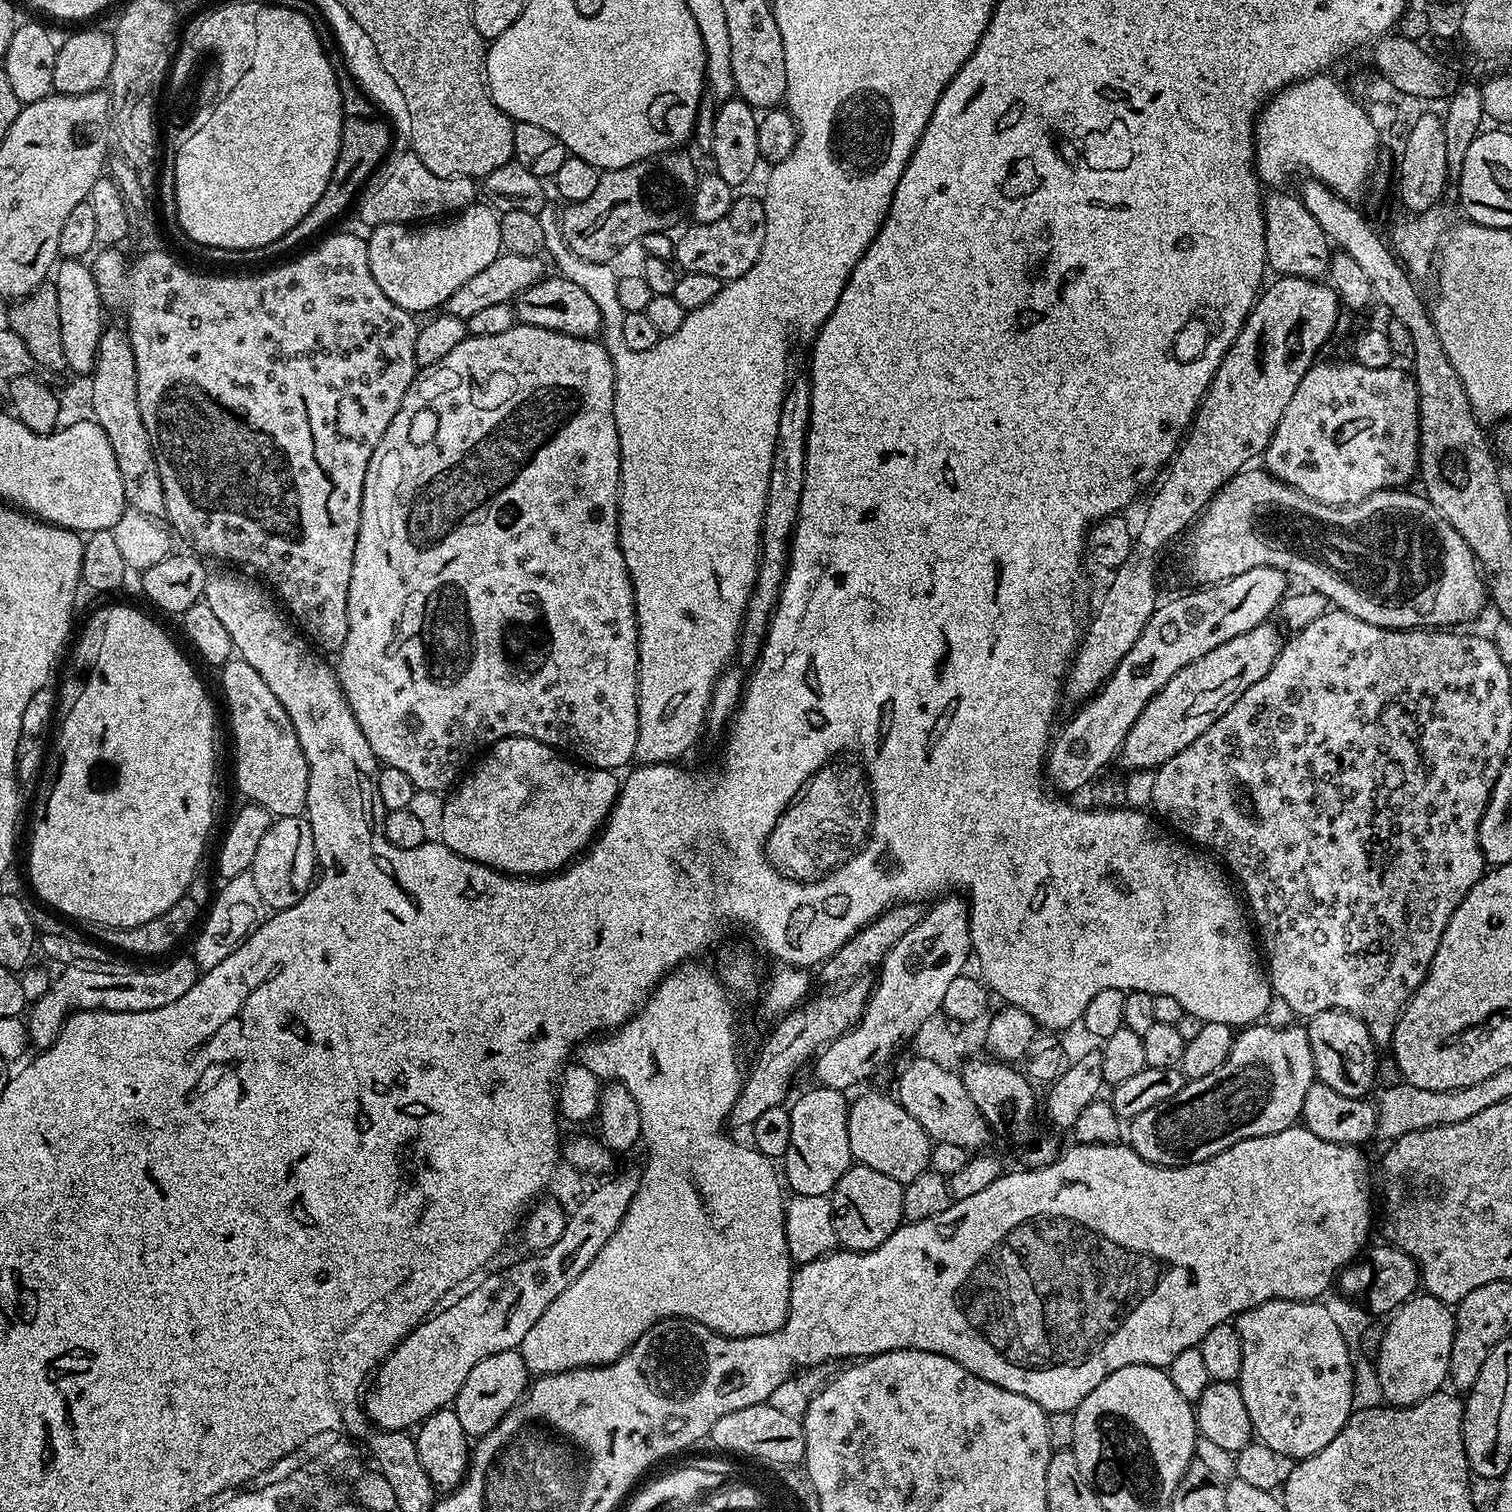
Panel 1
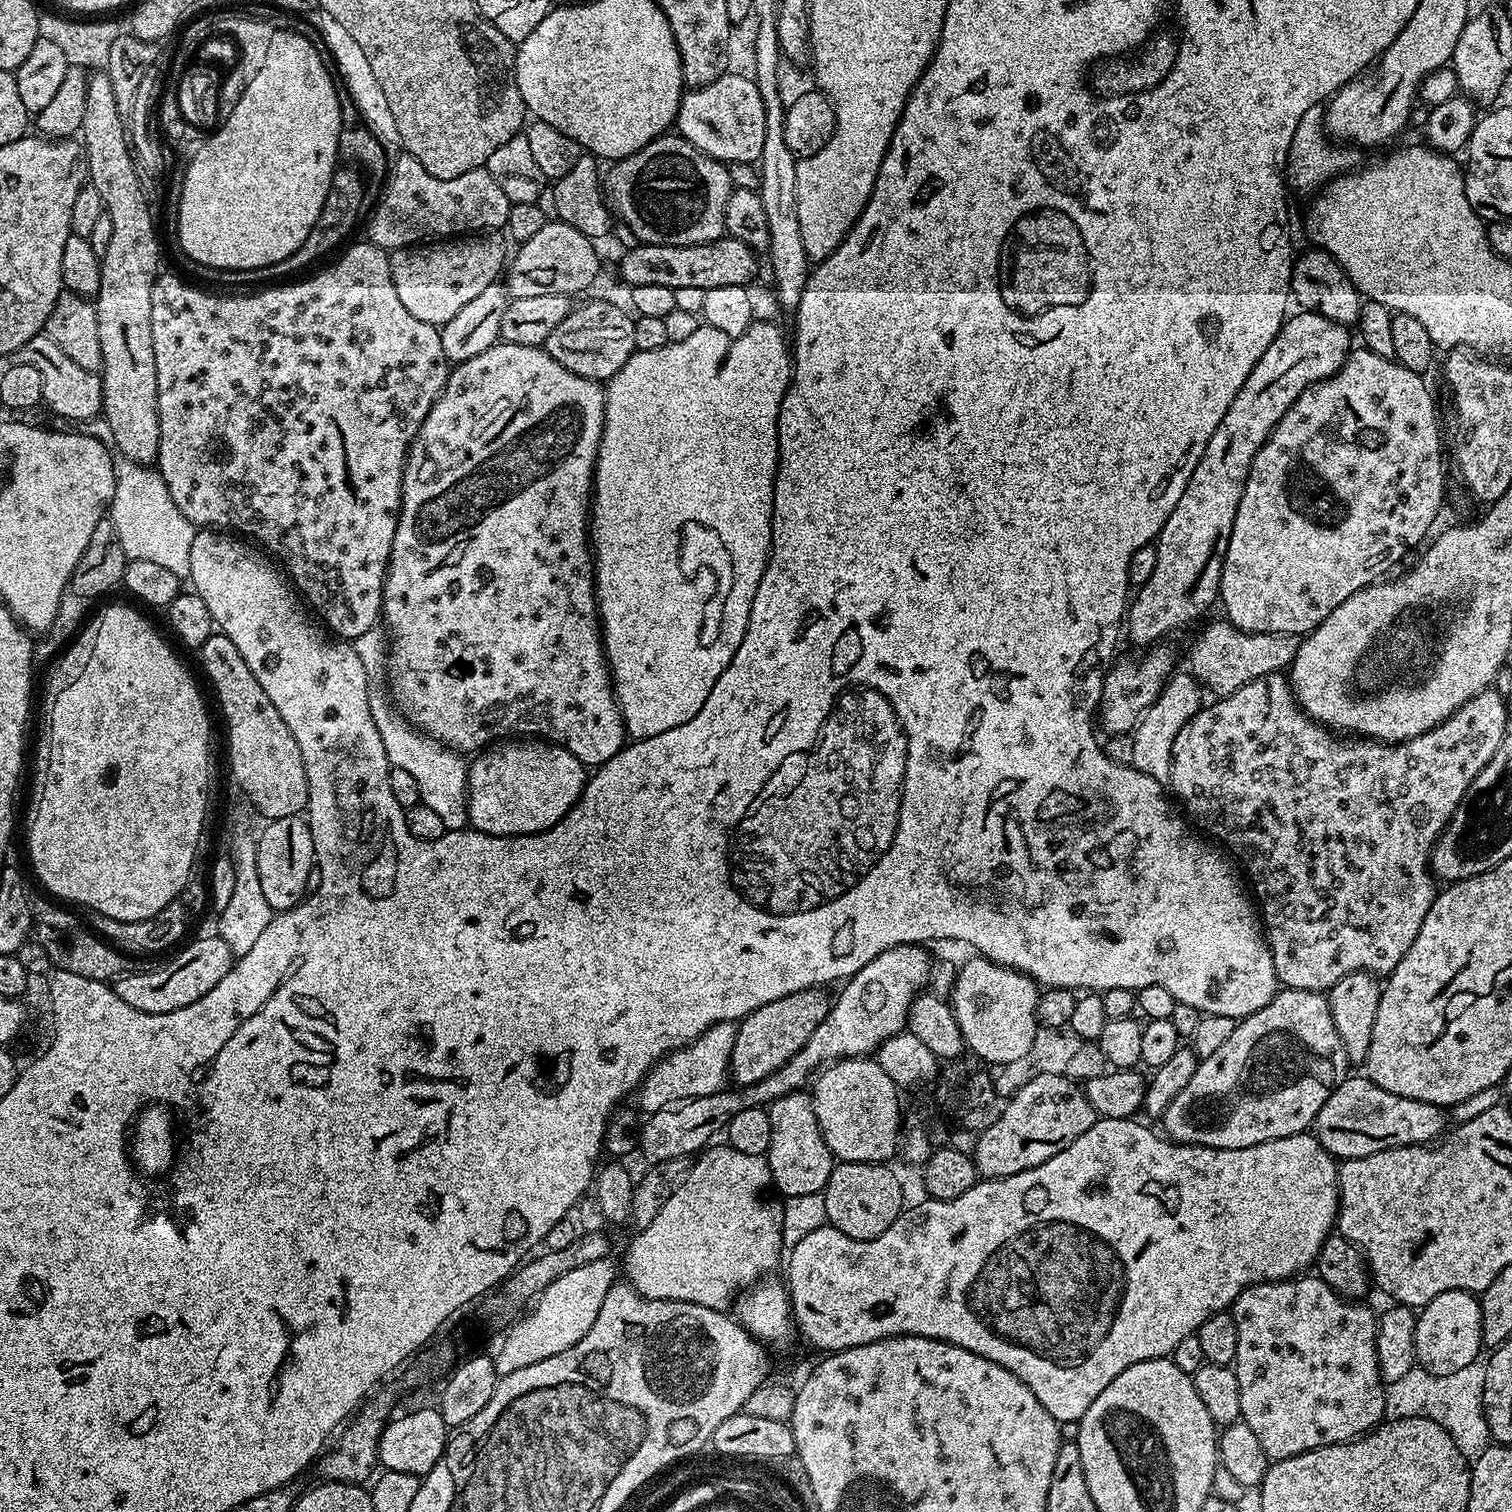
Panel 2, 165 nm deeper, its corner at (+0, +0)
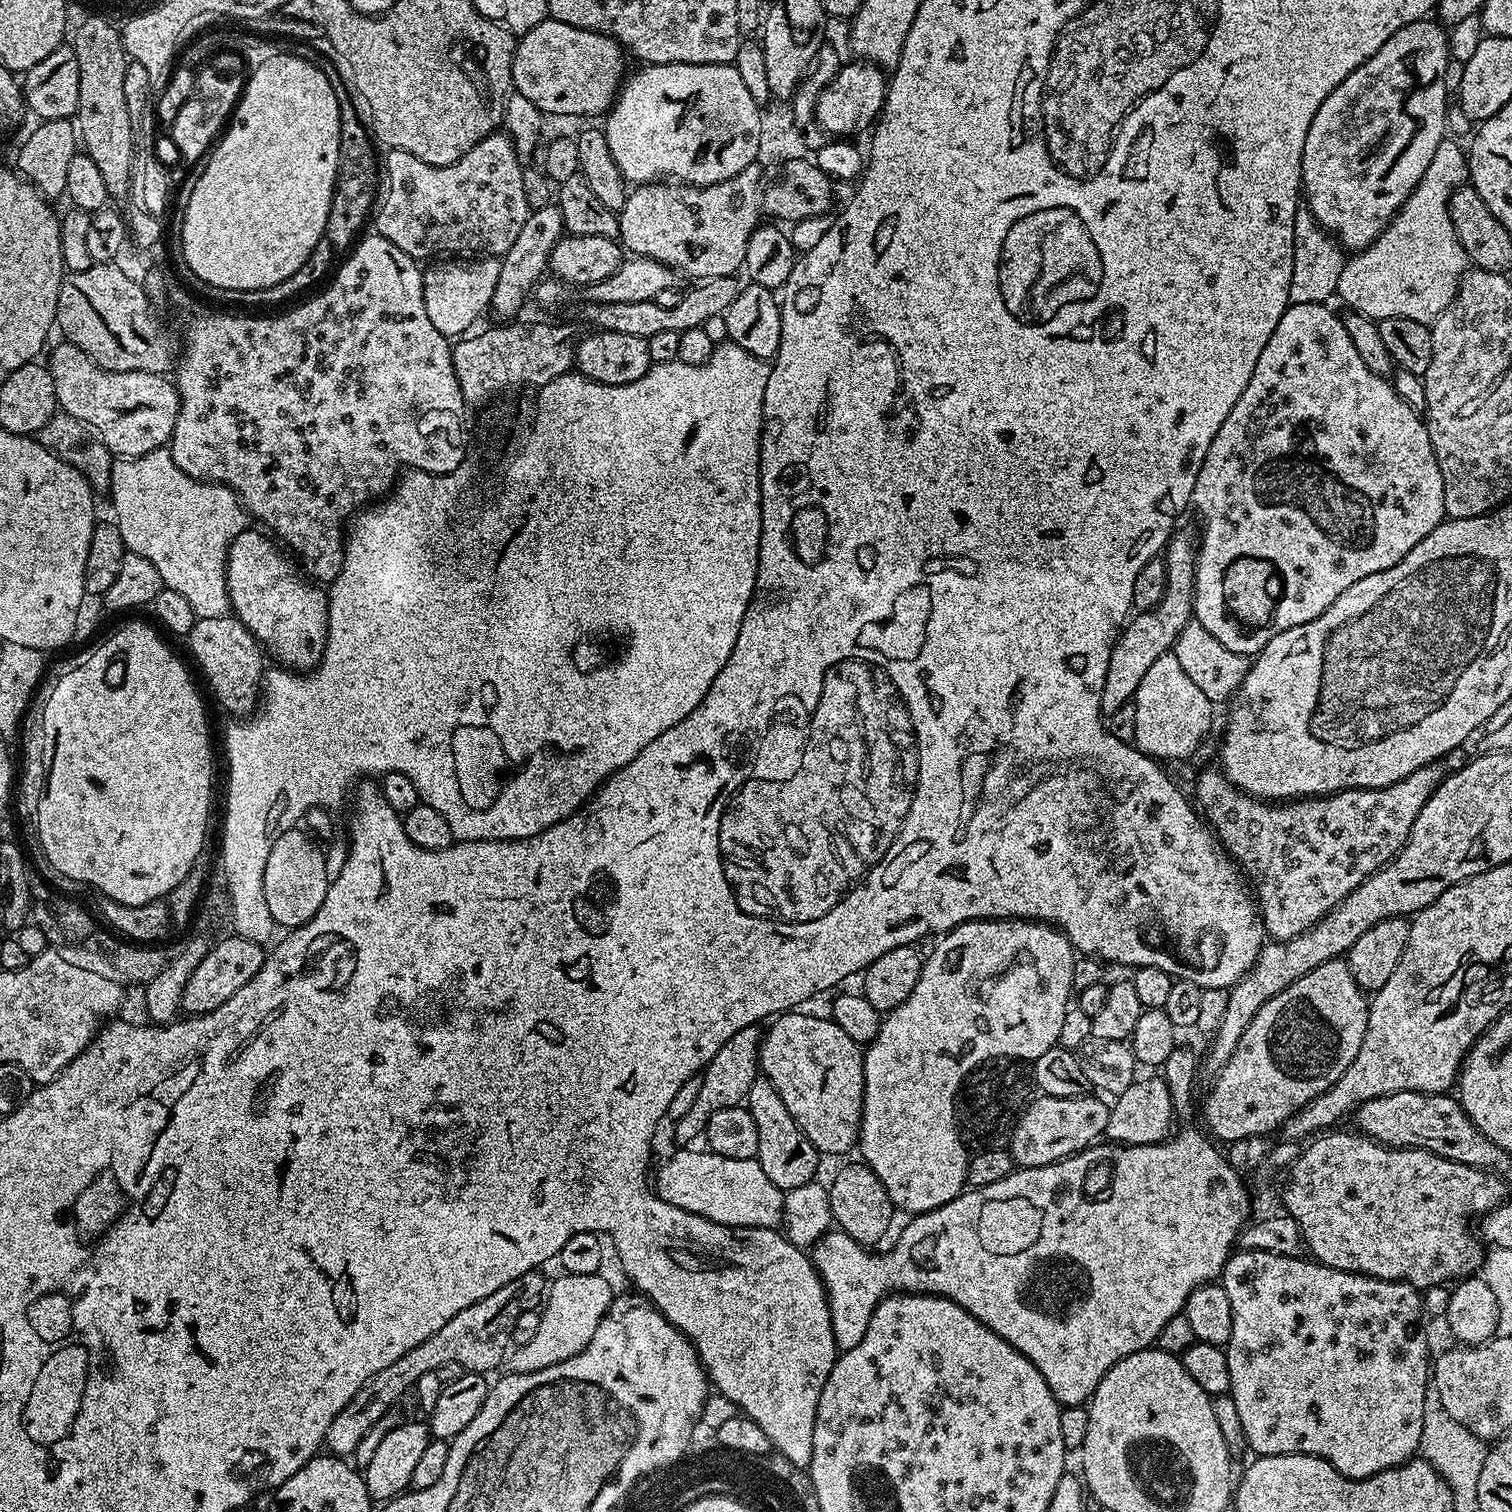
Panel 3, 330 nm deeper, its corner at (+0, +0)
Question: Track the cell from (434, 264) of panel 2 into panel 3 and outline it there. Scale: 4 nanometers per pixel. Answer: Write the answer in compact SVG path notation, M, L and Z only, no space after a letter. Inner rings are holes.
M494 256L483 258L448 258L443 262L431 265L432 269L424 272L424 301L426 302L426 314L430 322L434 322L434 330L449 338L460 338L469 331L468 328L483 312L487 313L491 306L491 298L494 296L495 286L498 284L501 261Z

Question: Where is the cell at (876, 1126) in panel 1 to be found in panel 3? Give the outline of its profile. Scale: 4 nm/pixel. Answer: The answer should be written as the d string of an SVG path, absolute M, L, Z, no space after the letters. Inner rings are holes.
M805 1010L782 1012L767 1025L760 1041L760 1072L778 1090L778 1098L786 1102L786 1110L810 1138L816 1151L828 1156L840 1156L857 1147L860 1119L864 1105L864 1054L861 1045L842 1026L830 1018L811 1016Z

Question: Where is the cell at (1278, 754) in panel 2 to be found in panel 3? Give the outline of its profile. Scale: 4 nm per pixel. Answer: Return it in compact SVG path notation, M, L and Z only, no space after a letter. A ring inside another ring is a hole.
M1436 762L1427 764L1418 770L1414 770L1414 774L1410 774L1406 778L1402 778L1398 782L1394 782L1385 788L1351 788L1345 792L1333 792L1330 796L1301 798L1287 802L1265 802L1256 799L1255 796L1248 796L1245 792L1241 792L1239 788L1234 787L1233 784L1224 777L1223 771L1215 770L1216 772L1204 772L1197 778L1197 801L1195 800L1195 803L1198 805L1203 819L1210 825L1216 839L1220 841L1221 845L1228 852L1228 855L1231 856L1242 869L1243 875L1245 877L1248 875L1249 878L1252 879L1252 884L1256 887L1254 896L1258 901L1259 911L1262 913L1262 923L1265 933L1267 933L1272 940L1289 940L1298 934L1302 934L1305 928L1308 928L1310 925L1317 924L1335 904L1341 904L1366 877L1373 876L1381 866L1389 864L1389 862L1395 858L1400 852L1402 845L1406 842L1410 830L1414 826L1414 818L1418 818L1418 810L1422 810L1422 806L1426 806L1430 794L1434 794L1434 790L1446 775L1445 769L1442 770L1439 767L1441 767L1441 765Z

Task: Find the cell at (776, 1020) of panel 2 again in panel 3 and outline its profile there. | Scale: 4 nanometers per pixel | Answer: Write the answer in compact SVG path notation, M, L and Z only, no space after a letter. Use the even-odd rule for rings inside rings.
M759 1027L743 1028L733 1034L722 1045L722 1050L710 1058L710 1062L700 1076L700 1085L696 1087L696 1097L687 1105L688 1109L680 1116L676 1124L677 1145L691 1145L695 1136L703 1137L708 1127L708 1119L718 1110L739 1108L747 1101L750 1086L758 1079L760 1072L760 1041L762 1032Z

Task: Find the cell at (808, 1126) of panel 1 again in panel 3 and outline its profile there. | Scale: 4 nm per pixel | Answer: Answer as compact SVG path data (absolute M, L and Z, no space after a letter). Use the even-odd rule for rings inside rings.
M758 1078L754 1086L750 1086L750 1094L746 1101L750 1118L754 1118L754 1126L758 1126L758 1154L756 1161L761 1164L771 1182L781 1192L794 1190L794 1186L806 1186L817 1179L816 1171L820 1168L821 1153L806 1138L806 1134L794 1122L790 1110L786 1110L786 1102L778 1098L778 1090L766 1079Z

